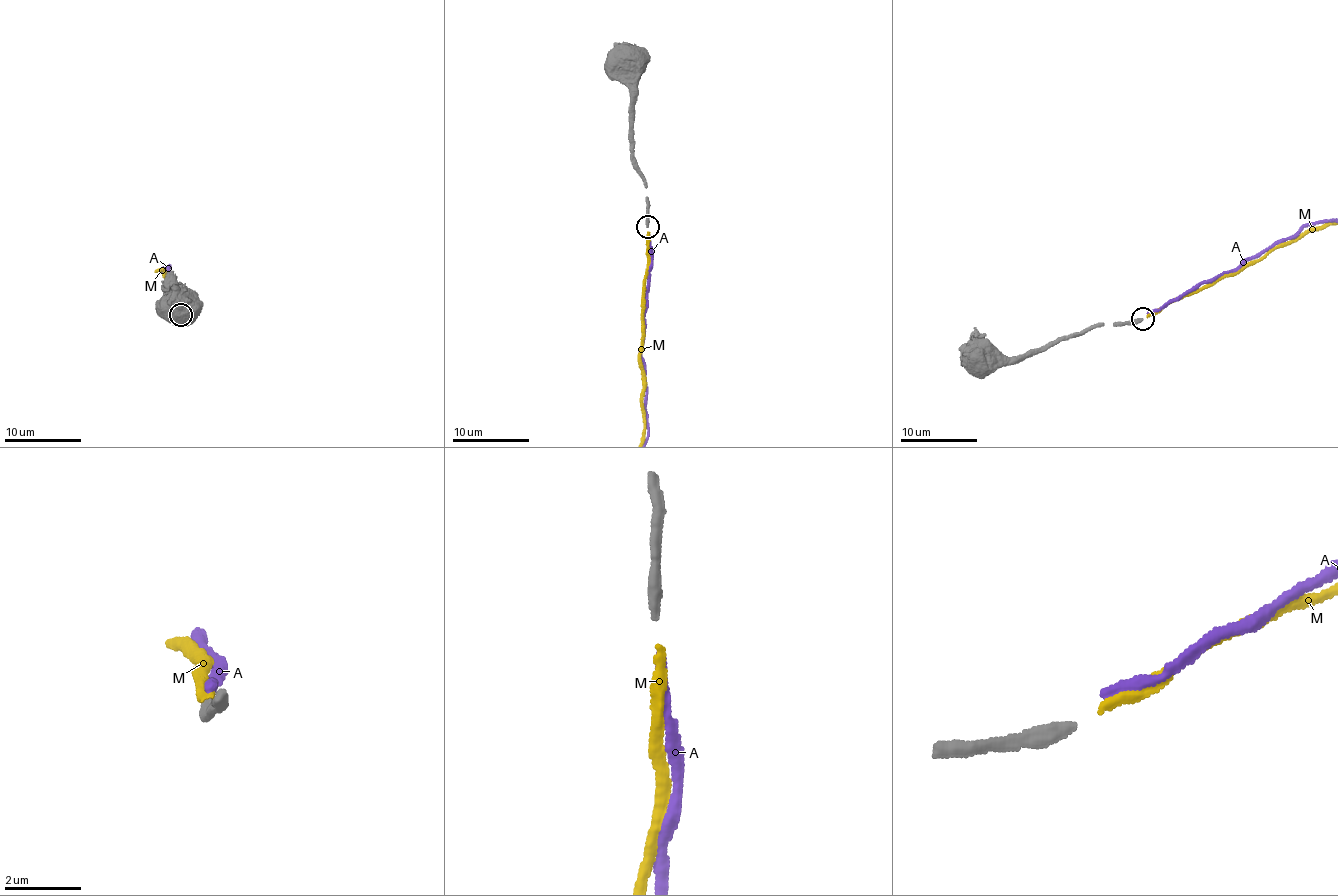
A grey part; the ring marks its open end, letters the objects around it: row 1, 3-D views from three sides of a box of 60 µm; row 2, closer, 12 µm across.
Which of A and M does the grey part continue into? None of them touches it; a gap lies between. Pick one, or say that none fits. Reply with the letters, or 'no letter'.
M

